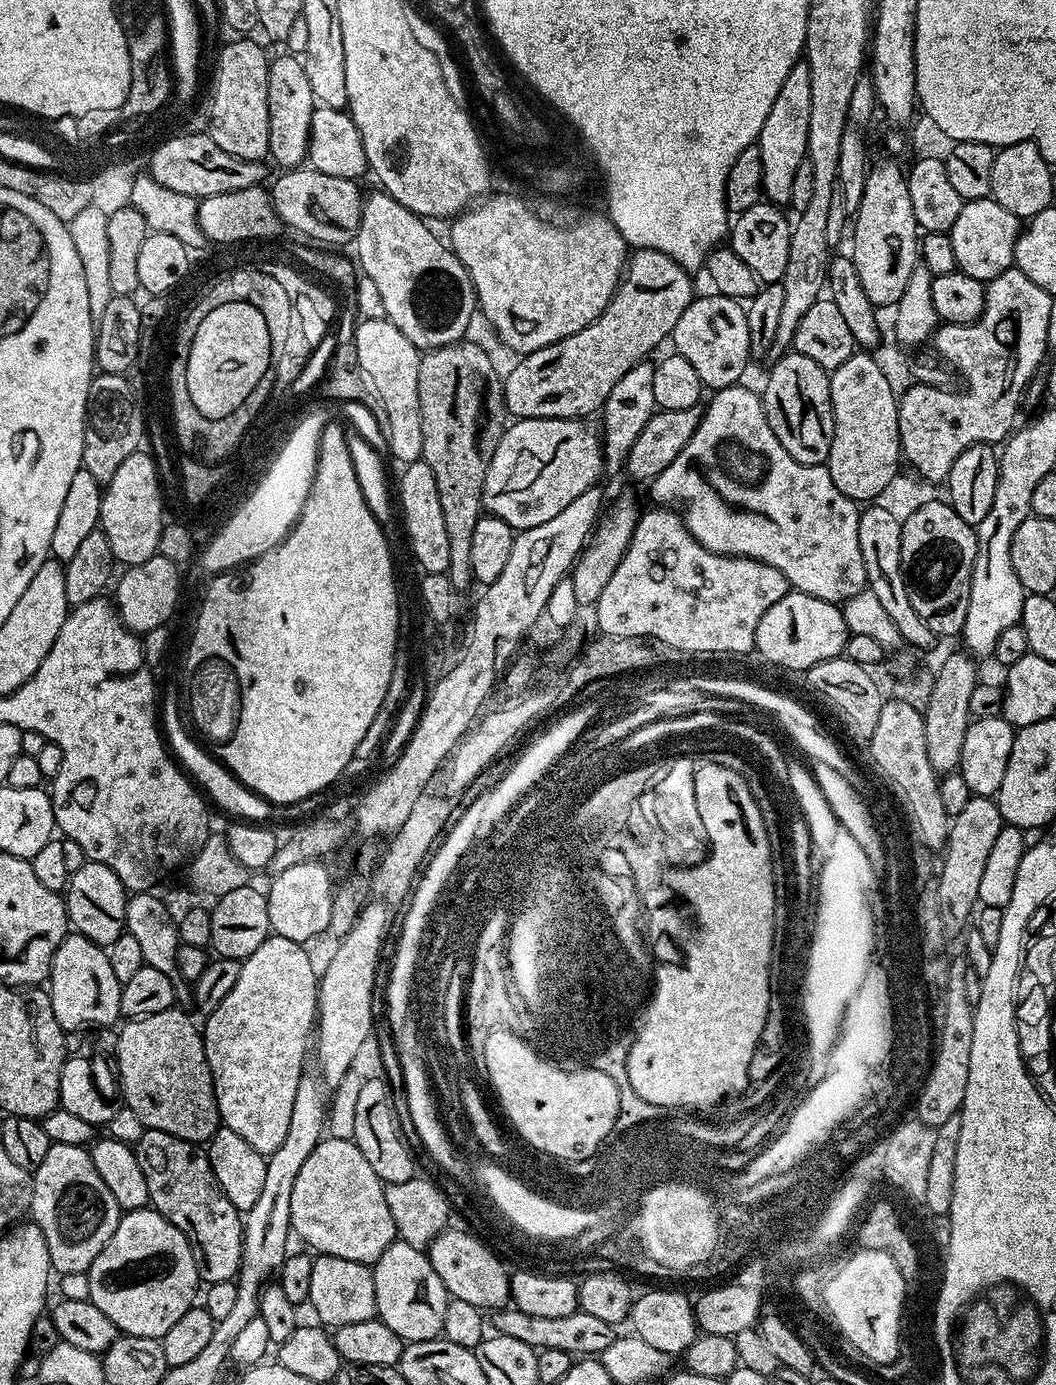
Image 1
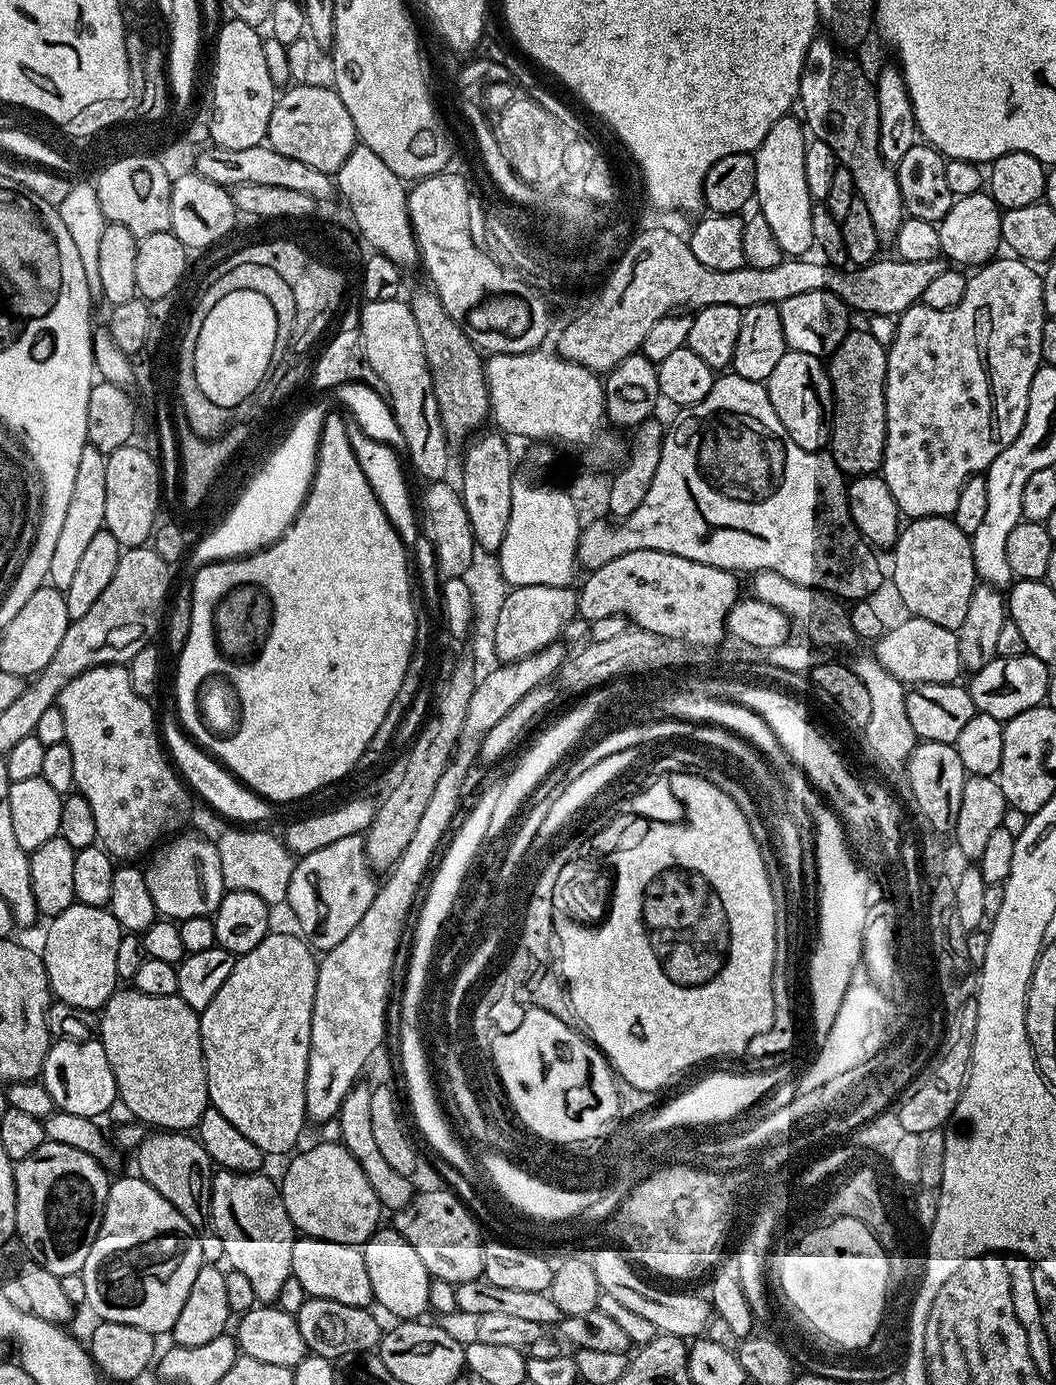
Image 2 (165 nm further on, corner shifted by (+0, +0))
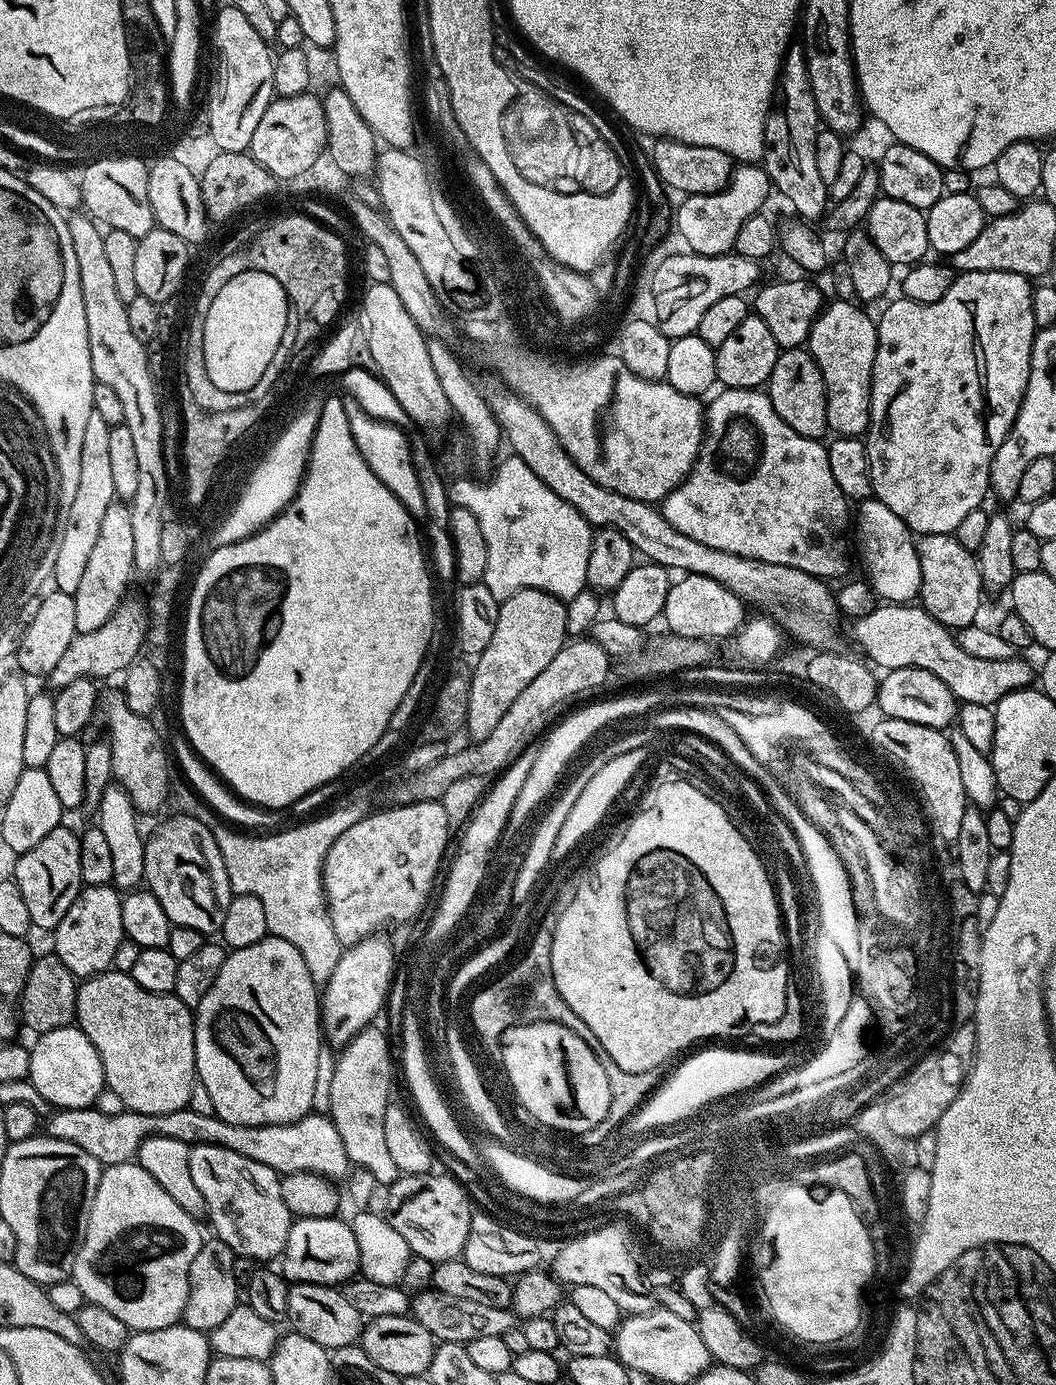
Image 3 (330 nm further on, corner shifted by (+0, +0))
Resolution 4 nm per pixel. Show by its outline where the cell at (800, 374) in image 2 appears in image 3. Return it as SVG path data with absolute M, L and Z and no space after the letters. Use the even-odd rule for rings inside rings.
M807 347L783 349L774 362L774 370L770 374L766 391L774 410L778 410L778 418L790 426L798 434L811 440L820 440L823 432L829 431L826 418L826 386L822 378L822 370L818 370L818 362L814 362L812 353Z

